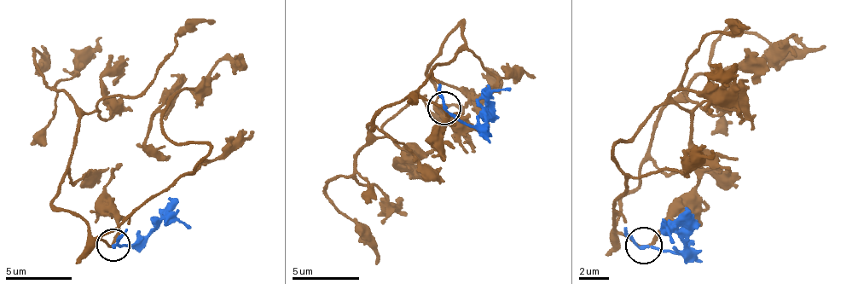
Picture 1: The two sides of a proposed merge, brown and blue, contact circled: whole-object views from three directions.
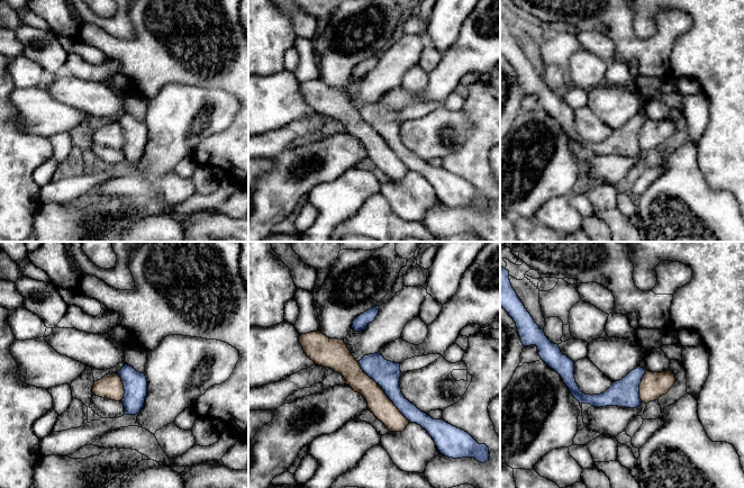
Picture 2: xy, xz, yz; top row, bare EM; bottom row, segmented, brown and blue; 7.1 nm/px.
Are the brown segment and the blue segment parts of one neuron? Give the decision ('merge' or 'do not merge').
merge

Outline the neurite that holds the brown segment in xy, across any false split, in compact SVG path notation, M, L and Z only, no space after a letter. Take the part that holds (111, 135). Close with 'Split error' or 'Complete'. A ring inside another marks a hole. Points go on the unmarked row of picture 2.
M125 112L117 121L106 123L92 136L96 144L121 150L125 163L136 163L144 155L147 144L147 127L144 121Z. Split error

